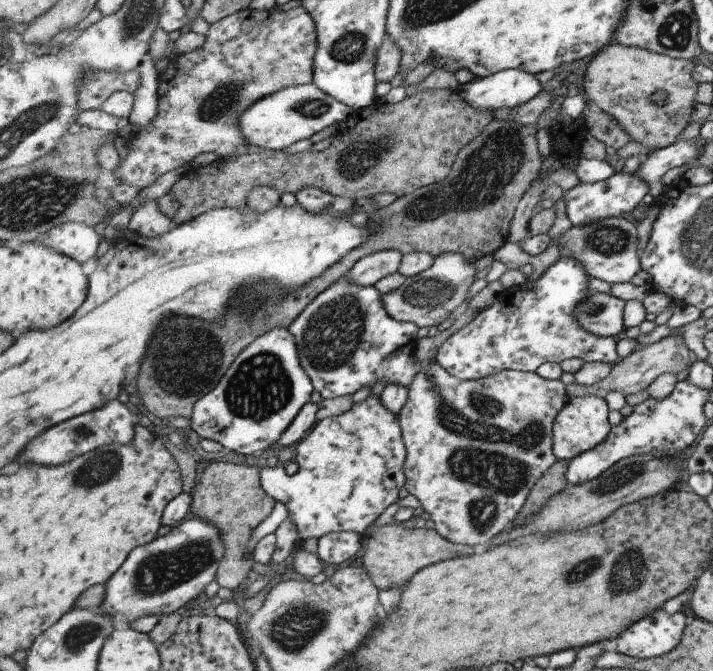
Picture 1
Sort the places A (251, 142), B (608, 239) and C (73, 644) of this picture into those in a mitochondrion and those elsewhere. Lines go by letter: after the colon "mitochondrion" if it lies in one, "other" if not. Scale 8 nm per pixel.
A: other
B: mitochondrion
C: mitochondrion

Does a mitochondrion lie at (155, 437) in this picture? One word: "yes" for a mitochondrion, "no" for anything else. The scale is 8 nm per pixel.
no

